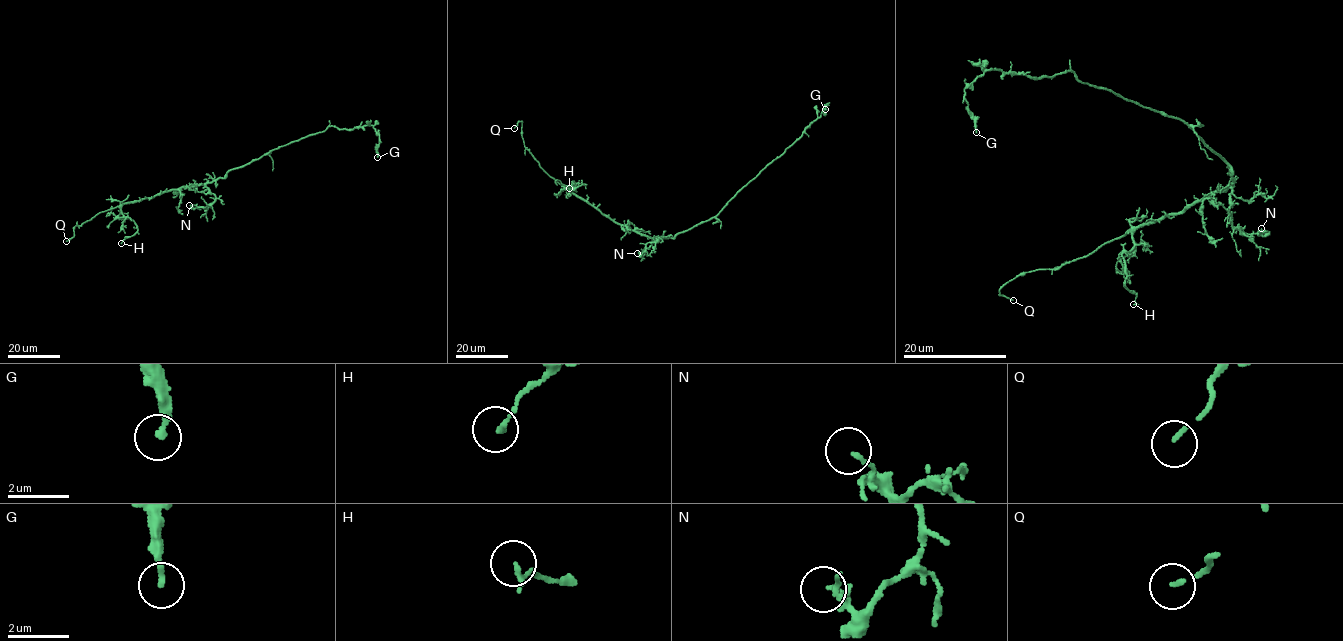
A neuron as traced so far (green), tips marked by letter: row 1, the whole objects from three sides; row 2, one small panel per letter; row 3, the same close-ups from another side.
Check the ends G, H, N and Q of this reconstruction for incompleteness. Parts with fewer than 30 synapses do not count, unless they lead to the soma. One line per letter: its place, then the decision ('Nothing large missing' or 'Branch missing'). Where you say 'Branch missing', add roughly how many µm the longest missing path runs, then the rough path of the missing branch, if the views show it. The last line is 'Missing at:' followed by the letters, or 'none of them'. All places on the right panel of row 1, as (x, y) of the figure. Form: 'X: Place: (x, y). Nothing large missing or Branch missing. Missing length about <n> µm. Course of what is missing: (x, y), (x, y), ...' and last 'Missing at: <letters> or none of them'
G: Place: (976, 132). Nothing large missing
H: Place: (1133, 304). Nothing large missing
N: Place: (1261, 228). Nothing large missing
Q: Place: (1013, 300). Branch missing. Missing length about 25 µm. Course of what is missing: (1013, 300), (1033, 309), (1093, 317), (1100, 317), (1108, 310)
Missing at: Q

